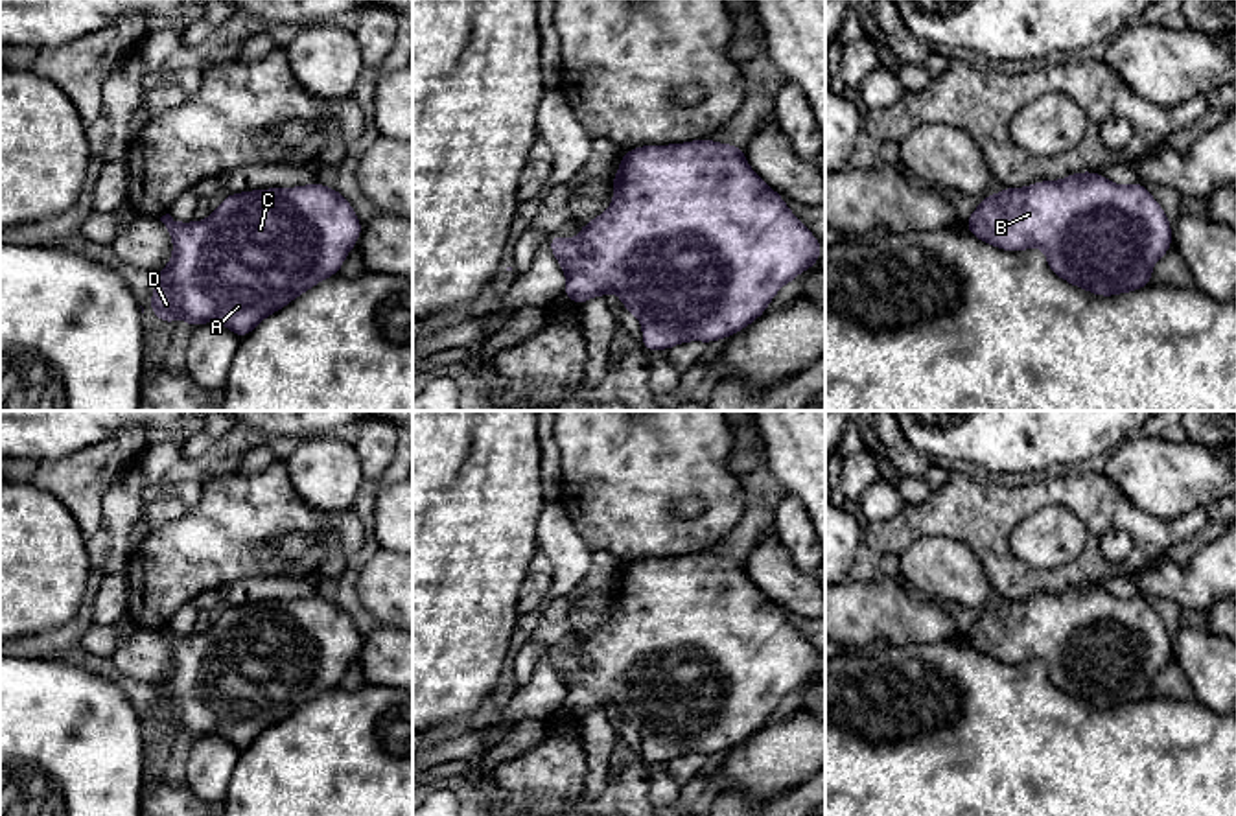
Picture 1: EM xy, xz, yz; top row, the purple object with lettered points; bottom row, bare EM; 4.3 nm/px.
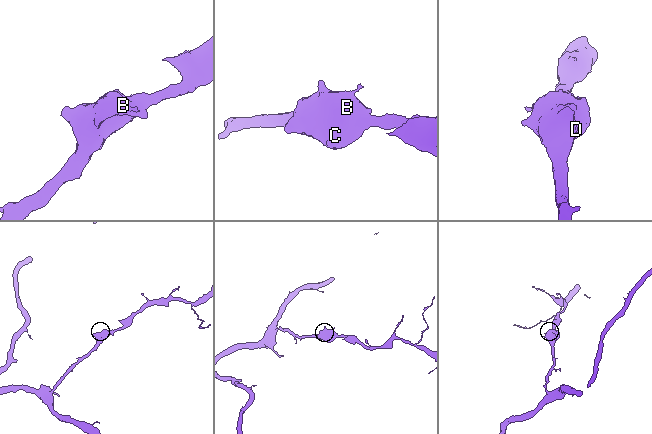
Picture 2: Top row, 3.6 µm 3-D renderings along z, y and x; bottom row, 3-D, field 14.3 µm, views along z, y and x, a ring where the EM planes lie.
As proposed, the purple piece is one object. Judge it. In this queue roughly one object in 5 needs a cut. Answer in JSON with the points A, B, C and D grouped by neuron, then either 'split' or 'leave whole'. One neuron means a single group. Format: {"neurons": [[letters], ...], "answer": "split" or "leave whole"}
{"neurons": [["A", "B", "C", "D"]], "answer": "leave whole"}

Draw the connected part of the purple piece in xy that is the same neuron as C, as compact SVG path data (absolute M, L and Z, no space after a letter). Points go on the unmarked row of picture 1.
M321 595L228 606L204 634L177 635L169 626L162 628L160 634L173 652L173 667L160 685L151 685L158 696L151 704L155 729L168 737L181 729L192 742L203 735L217 735L239 752L321 693L339 687L344 670L361 648L363 637L348 612Z

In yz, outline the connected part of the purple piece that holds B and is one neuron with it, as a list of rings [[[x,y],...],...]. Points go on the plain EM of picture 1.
[[[1094,584],[984,608],[965,639],[1008,665],[1043,661],[1054,687],[1100,709],[1151,698],[1155,674],[1172,661],[1172,635],[1144,595],[1120,599]]]

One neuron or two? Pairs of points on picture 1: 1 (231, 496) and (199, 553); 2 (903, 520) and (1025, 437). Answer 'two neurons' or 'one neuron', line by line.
1: one neuron
2: two neurons

